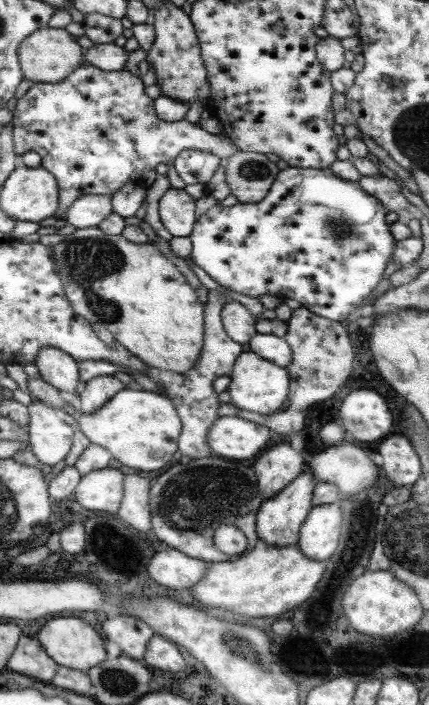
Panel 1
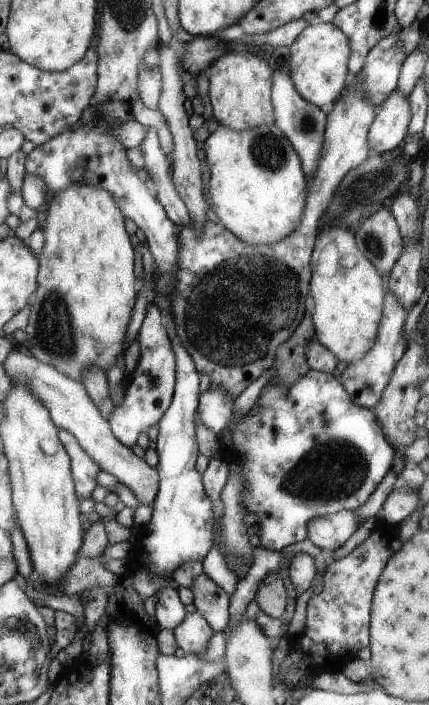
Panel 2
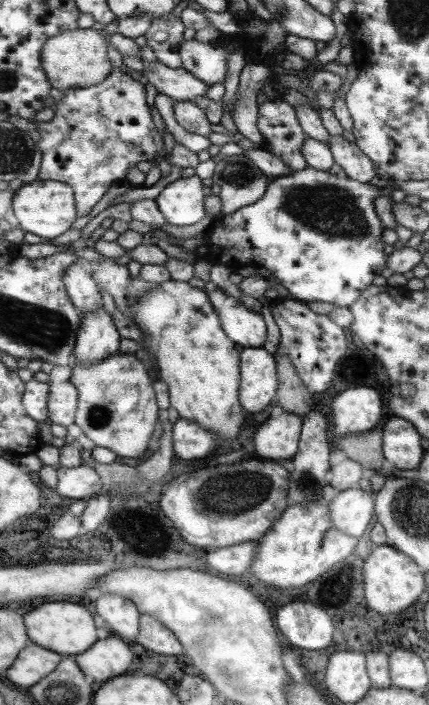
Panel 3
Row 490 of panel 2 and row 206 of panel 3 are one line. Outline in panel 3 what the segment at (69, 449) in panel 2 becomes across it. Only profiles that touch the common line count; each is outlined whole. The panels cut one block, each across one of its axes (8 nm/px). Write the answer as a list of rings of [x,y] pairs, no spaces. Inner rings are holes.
[[[114,68],[108,74],[105,81],[97,86],[87,88],[75,88],[64,91],[61,100],[53,106],[55,115],[49,121],[36,122],[37,134],[39,134],[38,147],[42,154],[42,165],[38,179],[57,180],[67,183],[76,192],[76,213],[87,215],[91,208],[97,204],[99,196],[107,192],[111,184],[118,184],[125,178],[125,170],[136,166],[140,161],[155,162],[155,152],[167,161],[166,152],[163,155],[163,140],[159,140],[158,132],[153,128],[149,108],[145,102],[143,82],[131,80],[129,75],[123,74],[118,68]]]

